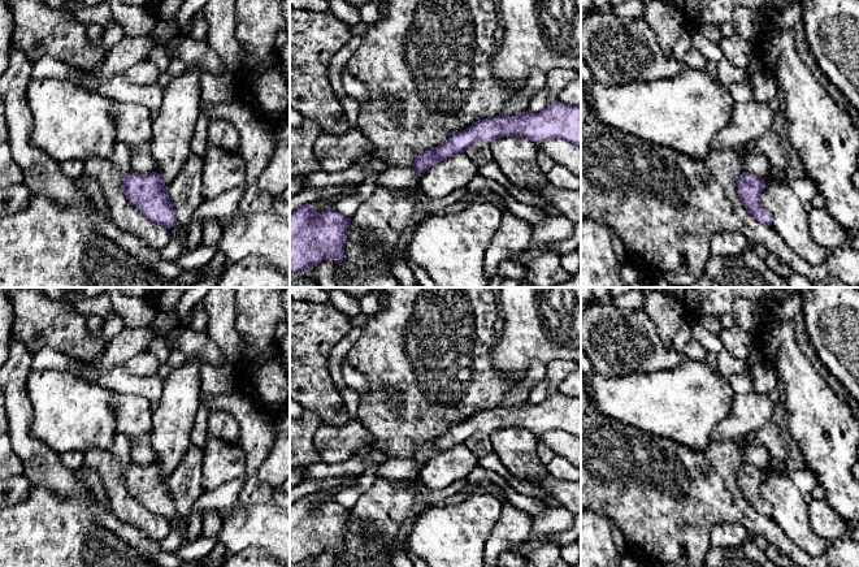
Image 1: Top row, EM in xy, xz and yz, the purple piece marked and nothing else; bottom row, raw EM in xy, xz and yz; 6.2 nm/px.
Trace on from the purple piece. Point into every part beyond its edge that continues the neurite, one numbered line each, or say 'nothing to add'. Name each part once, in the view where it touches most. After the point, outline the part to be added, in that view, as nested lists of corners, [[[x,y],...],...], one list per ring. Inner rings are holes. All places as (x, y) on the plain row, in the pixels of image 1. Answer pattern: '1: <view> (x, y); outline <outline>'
nothing to add

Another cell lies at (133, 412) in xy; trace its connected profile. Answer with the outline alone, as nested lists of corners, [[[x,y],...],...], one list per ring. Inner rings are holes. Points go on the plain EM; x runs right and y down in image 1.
[[[118,394],[110,402],[116,416],[116,430],[133,442],[149,437],[152,429],[151,402],[135,394]]]

